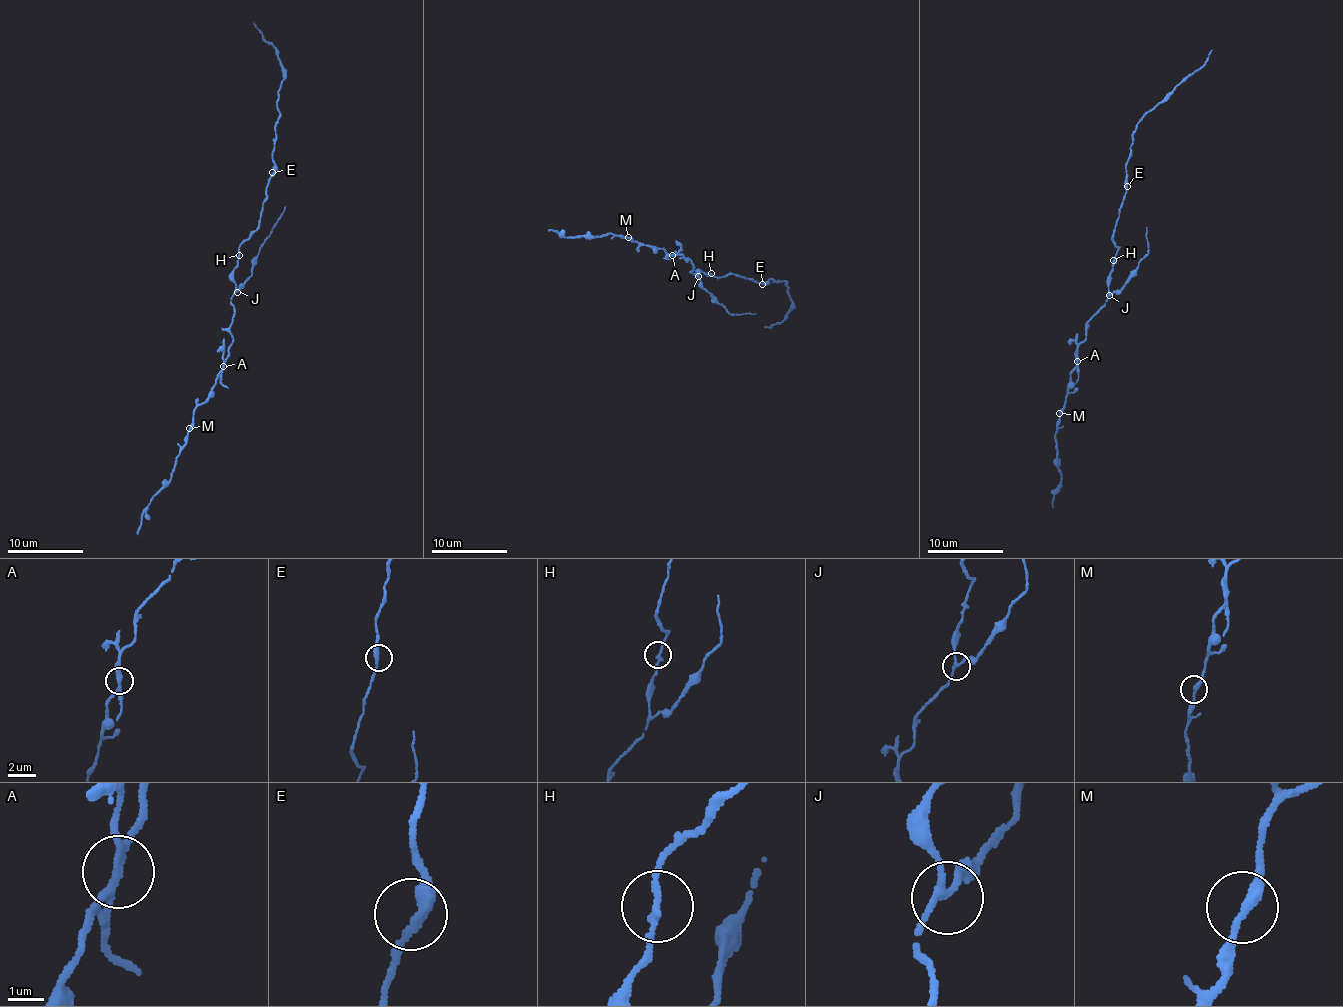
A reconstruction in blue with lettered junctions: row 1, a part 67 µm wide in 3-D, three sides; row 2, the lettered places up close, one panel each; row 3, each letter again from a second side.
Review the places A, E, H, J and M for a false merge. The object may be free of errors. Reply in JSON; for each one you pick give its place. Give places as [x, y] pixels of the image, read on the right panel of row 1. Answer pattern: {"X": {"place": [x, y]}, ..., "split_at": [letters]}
{"A": {"place": [1077, 361]}, "split_at": ["A"]}

